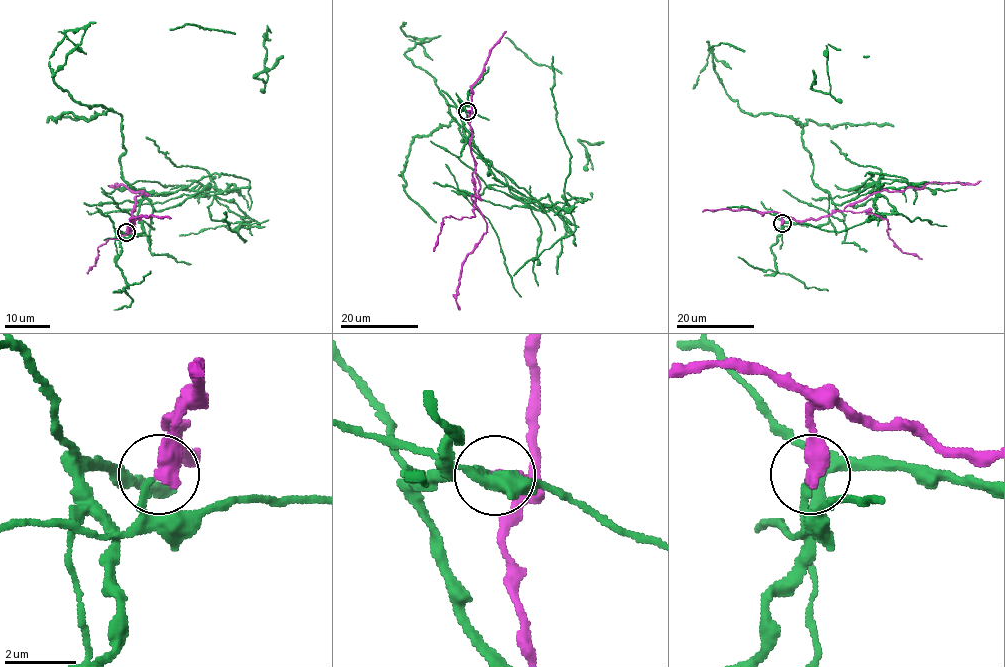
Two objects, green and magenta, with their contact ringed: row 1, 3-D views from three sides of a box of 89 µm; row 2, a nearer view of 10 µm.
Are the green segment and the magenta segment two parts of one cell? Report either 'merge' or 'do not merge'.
do not merge

